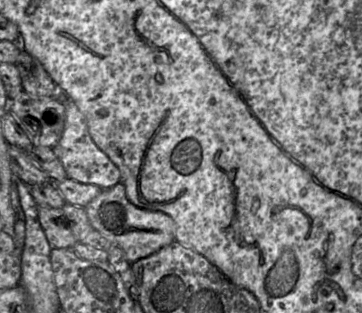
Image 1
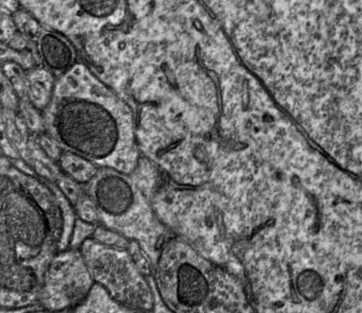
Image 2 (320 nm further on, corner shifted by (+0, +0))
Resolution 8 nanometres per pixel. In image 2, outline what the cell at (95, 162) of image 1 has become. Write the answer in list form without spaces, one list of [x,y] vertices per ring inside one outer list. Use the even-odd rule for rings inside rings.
[[[75,62],[64,74],[56,78],[51,99],[41,111],[41,115],[45,132],[56,141],[62,151],[79,155],[97,168],[108,167],[123,174],[131,174],[135,170],[141,152],[135,136],[132,110],[84,63]]]

